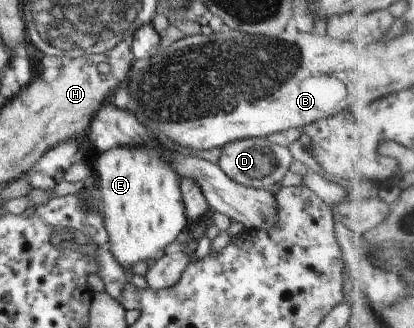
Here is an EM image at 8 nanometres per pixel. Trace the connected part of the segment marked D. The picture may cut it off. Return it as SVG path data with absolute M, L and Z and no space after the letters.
M256 137L225 144L215 164L233 183L253 189L271 189L275 184L282 182L291 161L287 147L271 144L263 137Z

